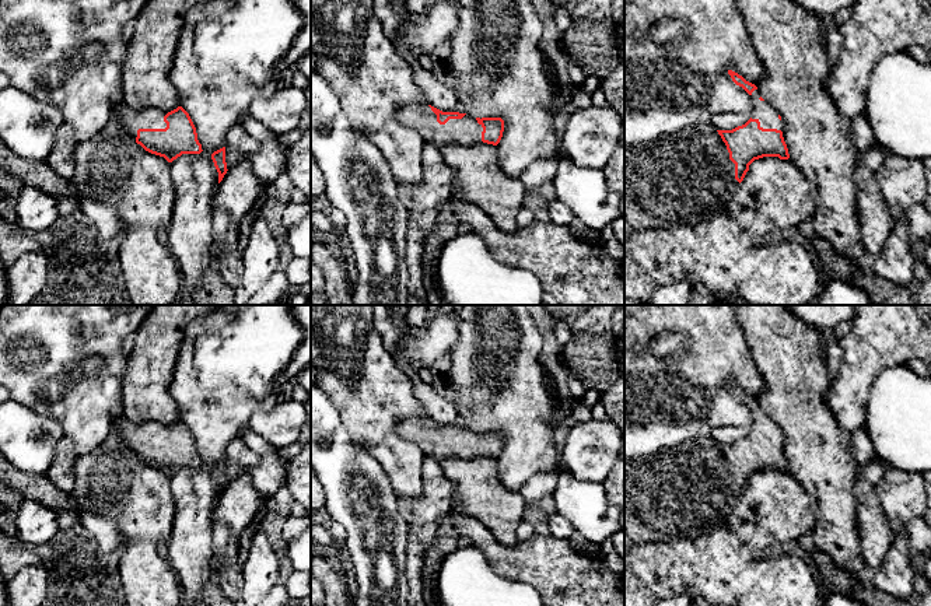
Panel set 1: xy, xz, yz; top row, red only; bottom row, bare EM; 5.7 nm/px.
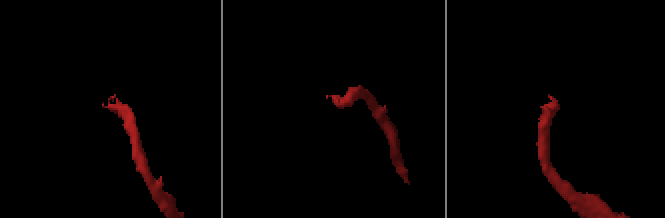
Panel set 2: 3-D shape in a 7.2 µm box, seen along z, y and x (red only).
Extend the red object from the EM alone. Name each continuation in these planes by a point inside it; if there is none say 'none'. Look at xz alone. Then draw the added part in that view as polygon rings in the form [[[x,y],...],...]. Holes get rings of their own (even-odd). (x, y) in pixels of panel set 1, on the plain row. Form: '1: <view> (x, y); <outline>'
1: xz (466, 444); [[[406,418],[398,424],[398,434],[417,444],[426,456],[438,462],[445,458],[468,459],[482,455],[482,438],[475,430],[449,432],[445,438],[437,435],[437,428],[428,418]]]

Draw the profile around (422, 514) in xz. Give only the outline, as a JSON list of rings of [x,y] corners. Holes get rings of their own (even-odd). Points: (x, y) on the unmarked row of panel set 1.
[[[426,456],[421,462],[423,493],[416,498],[398,498],[398,509],[427,550],[437,533],[438,522],[454,508],[454,484],[444,476],[441,463]]]

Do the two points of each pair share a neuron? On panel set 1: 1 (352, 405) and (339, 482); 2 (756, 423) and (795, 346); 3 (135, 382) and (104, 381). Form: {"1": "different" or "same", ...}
{"1": "different", "2": "different", "3": "different"}

